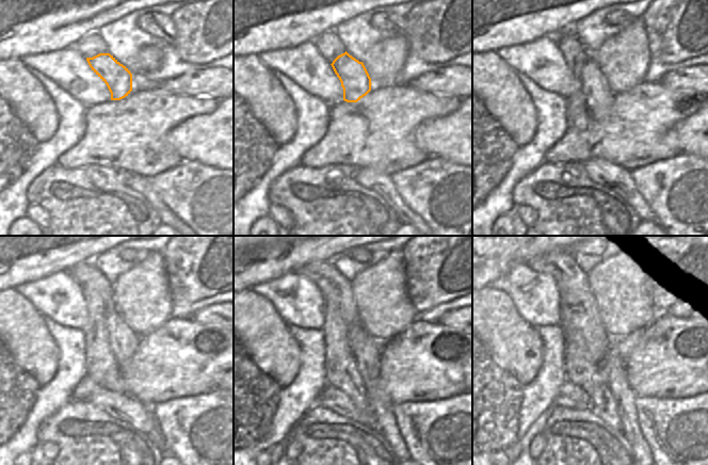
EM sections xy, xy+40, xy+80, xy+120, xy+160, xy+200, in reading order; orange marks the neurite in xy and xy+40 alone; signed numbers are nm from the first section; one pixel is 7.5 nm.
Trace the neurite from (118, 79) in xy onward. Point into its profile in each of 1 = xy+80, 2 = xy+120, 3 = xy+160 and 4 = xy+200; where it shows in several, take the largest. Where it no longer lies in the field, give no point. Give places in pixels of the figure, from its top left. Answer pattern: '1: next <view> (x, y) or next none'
1: next xy+80 (598, 96)
2: next xy+120 (124, 341)
3: next xy+160 (366, 349)
4: next xy+200 (624, 396)

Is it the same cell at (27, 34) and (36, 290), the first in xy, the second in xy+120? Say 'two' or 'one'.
two

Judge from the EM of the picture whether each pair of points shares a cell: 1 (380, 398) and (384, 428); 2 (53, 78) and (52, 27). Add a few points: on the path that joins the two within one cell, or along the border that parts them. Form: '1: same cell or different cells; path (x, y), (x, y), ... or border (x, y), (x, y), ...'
1: same cell; path (382, 405), (384, 420)
2: different cells; border (74, 46), (47, 52), (35, 52), (28, 55)

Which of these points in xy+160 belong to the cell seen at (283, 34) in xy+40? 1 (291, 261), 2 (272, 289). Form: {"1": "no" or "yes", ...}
{"1": "yes", "2": "no"}

